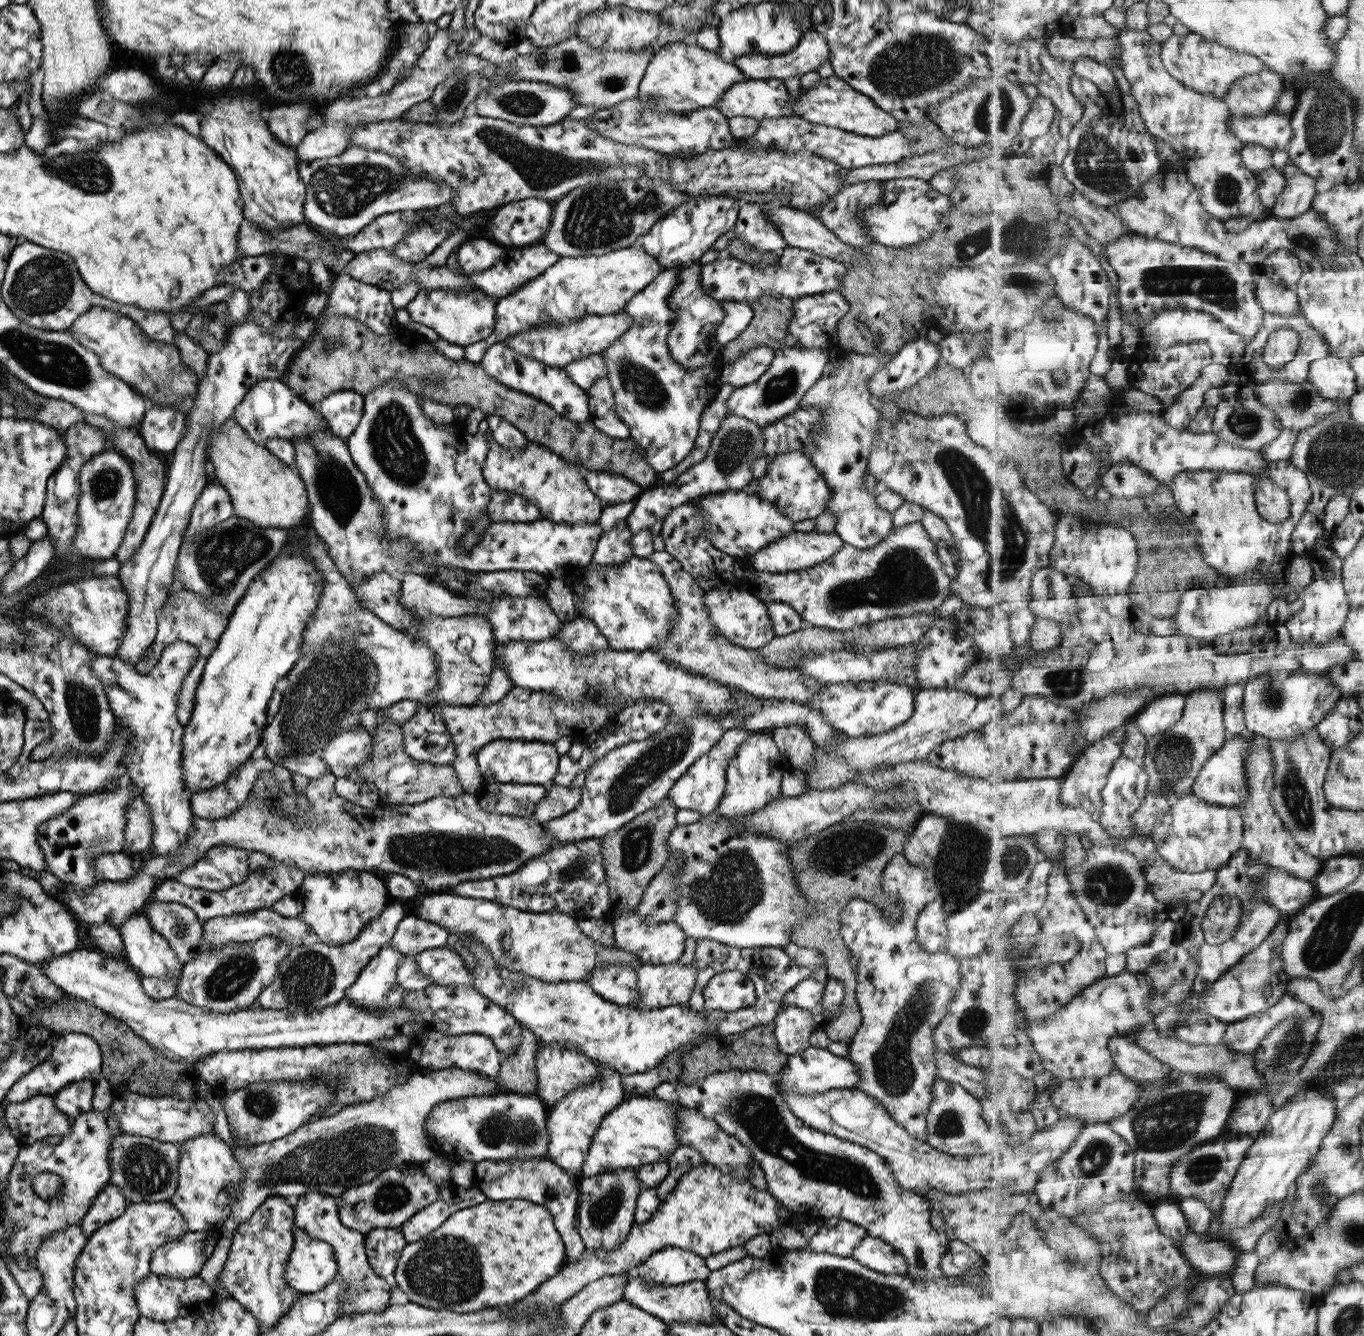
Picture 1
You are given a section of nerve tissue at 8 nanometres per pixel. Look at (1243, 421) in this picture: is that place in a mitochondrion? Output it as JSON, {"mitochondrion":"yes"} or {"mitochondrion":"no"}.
{"mitochondrion":"yes"}

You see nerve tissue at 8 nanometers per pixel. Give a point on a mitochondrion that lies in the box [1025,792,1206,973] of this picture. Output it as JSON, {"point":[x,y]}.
{"point":[1108,885]}

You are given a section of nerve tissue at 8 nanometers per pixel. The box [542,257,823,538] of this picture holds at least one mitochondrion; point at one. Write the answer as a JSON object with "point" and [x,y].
{"point":[642,384]}

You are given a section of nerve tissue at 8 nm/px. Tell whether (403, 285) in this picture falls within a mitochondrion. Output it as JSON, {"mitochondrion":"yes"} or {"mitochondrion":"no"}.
{"mitochondrion":"no"}

